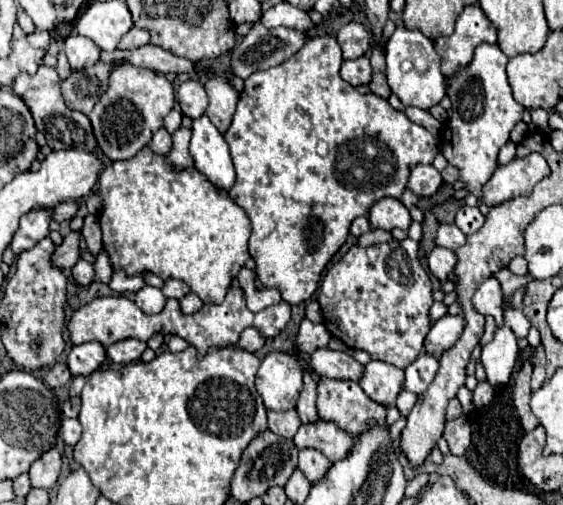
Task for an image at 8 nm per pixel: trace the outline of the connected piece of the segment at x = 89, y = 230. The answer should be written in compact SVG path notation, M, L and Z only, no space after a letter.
M89 214L89 216L85 218L85 224L83 224L81 232L83 232L83 236L85 236L87 250L97 258L99 252L101 252L101 248L103 248L103 244L101 244L101 228L99 228L97 218Z

